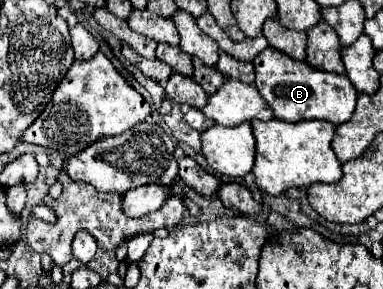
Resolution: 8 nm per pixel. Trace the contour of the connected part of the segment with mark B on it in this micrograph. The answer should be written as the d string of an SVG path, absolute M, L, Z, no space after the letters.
M266 47L252 63L256 67L254 85L264 97L264 101L272 107L274 117L292 123L304 119L324 119L334 125L340 125L344 121L350 121L356 109L358 91L346 75L316 69L306 61L292 59L272 47Z

